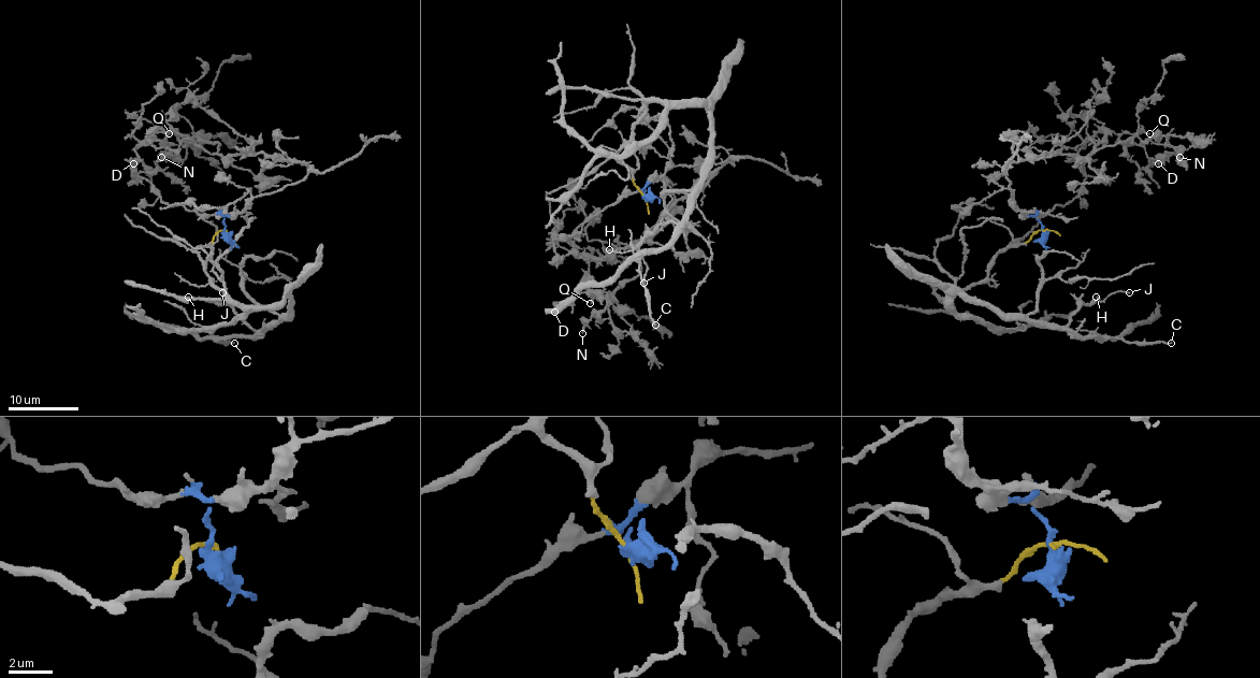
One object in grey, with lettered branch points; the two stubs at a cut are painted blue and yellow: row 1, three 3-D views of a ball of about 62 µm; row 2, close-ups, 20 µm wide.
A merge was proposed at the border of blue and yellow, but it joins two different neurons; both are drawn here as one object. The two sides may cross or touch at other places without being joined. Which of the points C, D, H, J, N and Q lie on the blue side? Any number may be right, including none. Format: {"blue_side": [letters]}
{"blue_side": ["D", "N", "Q"]}

